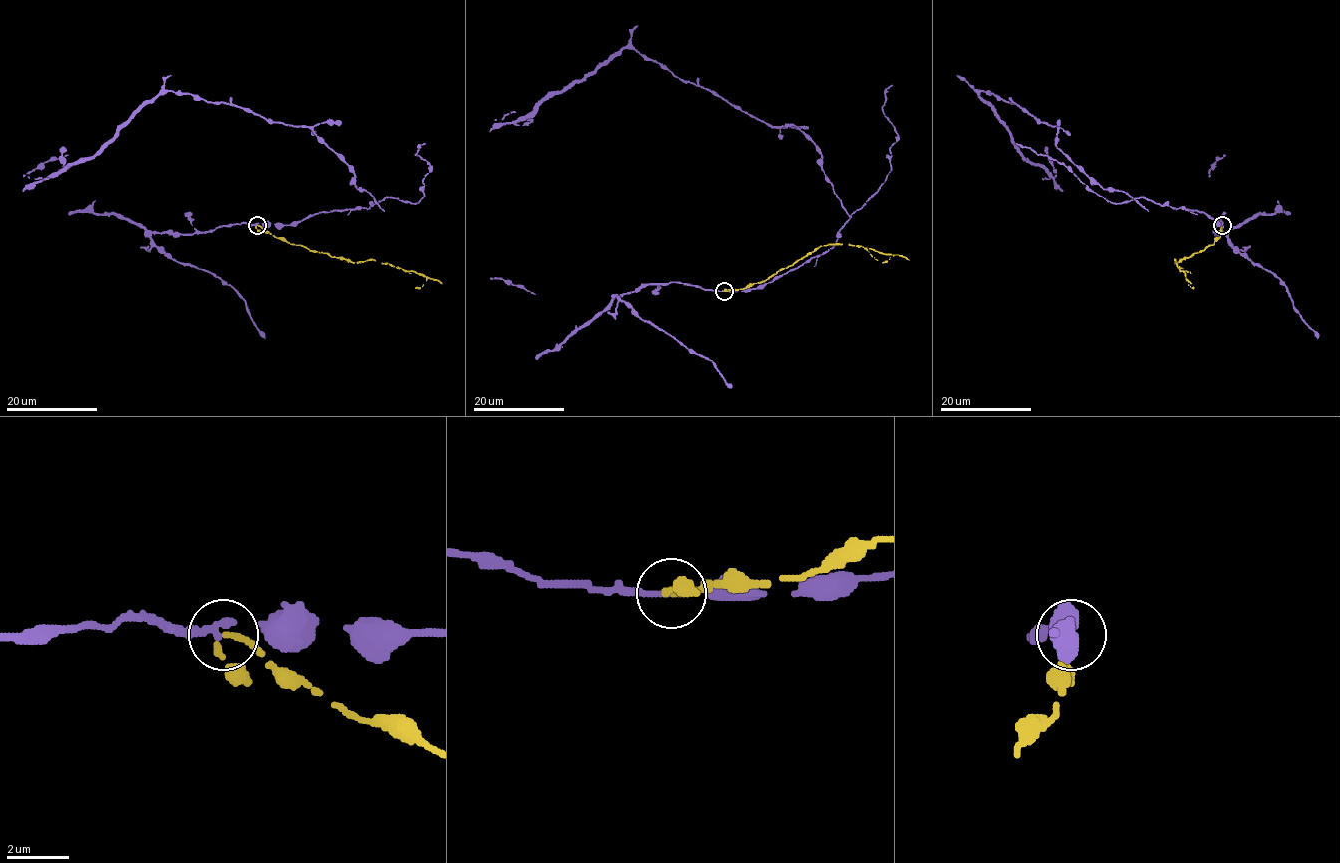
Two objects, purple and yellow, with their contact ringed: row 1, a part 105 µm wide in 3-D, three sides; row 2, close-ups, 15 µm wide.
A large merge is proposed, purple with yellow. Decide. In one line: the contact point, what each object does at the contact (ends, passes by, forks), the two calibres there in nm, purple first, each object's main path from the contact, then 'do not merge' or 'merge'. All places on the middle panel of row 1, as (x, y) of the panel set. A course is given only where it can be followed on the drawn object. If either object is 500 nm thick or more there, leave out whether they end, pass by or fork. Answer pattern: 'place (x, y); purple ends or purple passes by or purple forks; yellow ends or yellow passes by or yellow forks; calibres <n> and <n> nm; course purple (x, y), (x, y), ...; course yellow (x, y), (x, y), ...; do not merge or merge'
place (724, 291); purple ends; yellow passes by; calibres 280 and 170 nm; course purple (723, 291), (824, 254), (850, 217), (793, 125), (627, 48), (501, 122), (515, 112); course yellow (723, 291), (763, 281), (820, 246), (861, 246), (893, 256), (882, 263); do not merge

